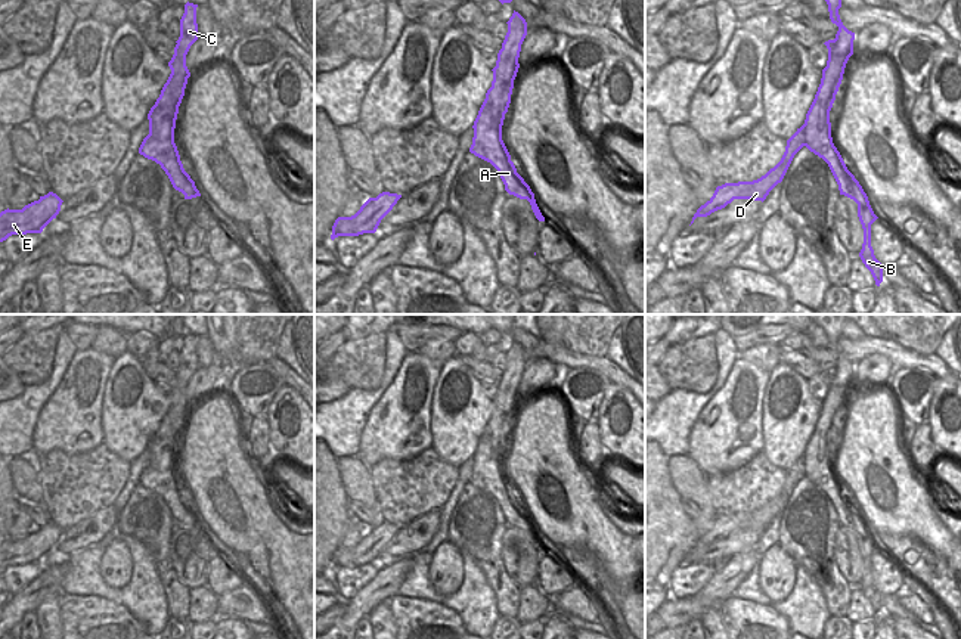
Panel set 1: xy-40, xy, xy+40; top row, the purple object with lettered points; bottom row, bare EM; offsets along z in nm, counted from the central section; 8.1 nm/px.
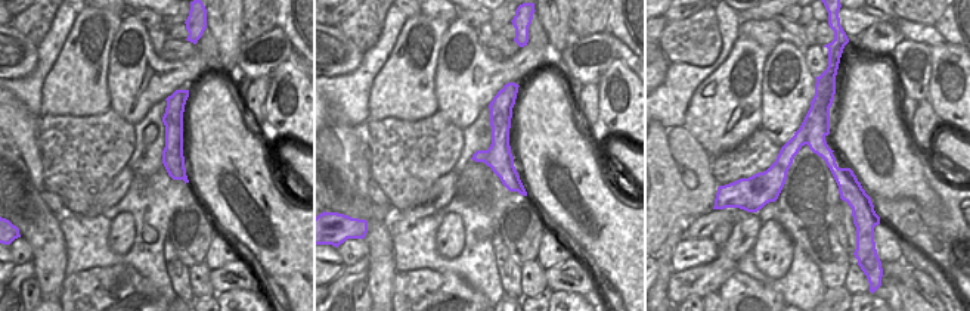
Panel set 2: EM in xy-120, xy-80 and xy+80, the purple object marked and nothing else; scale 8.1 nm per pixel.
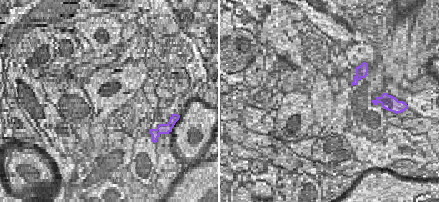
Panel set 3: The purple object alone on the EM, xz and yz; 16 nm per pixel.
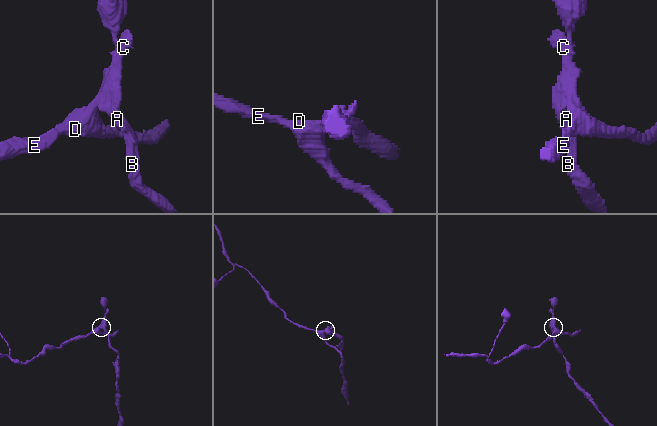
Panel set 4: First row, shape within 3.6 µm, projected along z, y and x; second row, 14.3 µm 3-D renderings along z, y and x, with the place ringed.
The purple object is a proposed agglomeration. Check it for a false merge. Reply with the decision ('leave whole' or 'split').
split

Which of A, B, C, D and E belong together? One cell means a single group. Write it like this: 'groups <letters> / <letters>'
groups A B C / D E

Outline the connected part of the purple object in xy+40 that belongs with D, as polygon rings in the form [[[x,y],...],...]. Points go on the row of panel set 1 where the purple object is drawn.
[[[797,128],[797,131],[787,140],[785,152],[774,168],[753,182],[725,183],[717,186],[713,196],[697,210],[691,224],[697,217],[707,217],[712,213],[725,208],[734,199],[753,199],[763,202],[769,192],[782,182],[794,155],[803,146],[806,146],[806,136],[802,128]]]

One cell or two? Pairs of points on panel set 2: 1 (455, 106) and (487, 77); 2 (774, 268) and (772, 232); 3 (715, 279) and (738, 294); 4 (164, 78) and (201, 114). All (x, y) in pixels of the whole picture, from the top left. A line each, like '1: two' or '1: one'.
1: one
2: one
3: two
4: two

